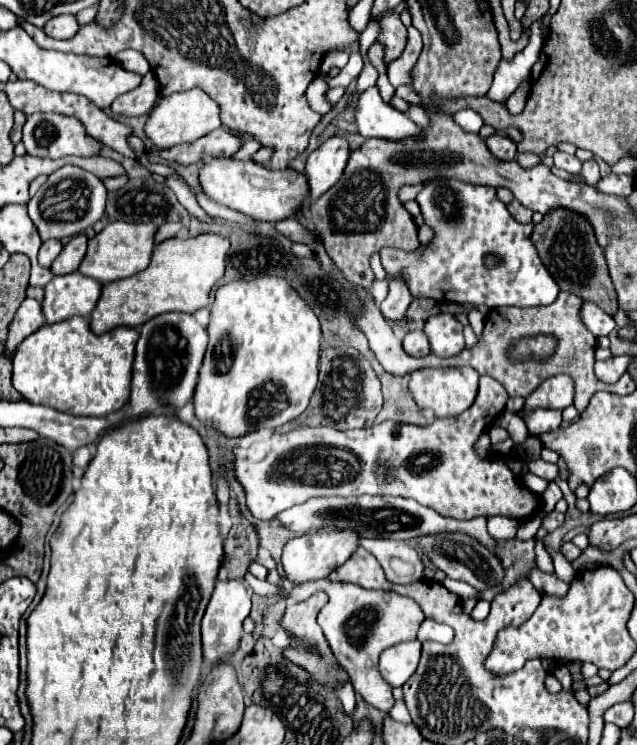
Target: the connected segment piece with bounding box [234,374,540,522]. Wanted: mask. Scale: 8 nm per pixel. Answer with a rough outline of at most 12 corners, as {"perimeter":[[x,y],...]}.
{"perimeter":[[484,374],[432,426],[304,426],[236,448],[260,520],[314,496],[390,494],[522,522],[540,496],[474,448],[502,416]]}

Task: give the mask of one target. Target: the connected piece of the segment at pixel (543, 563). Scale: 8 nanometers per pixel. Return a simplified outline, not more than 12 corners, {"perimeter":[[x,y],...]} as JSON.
{"perimeter":[[535,539],[537,566],[554,573],[552,559],[542,540]]}

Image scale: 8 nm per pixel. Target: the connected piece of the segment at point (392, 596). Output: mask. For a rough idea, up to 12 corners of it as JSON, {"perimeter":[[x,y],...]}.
{"perimeter":[[324,578],[318,624],[354,690],[394,706],[378,674],[388,646],[416,638],[412,598]]}

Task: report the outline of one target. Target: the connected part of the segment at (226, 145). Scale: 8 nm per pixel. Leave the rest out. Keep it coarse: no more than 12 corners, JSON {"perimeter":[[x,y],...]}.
{"perimeter":[[214,130],[194,144],[158,154],[170,162],[194,164],[232,158],[240,134]]}

